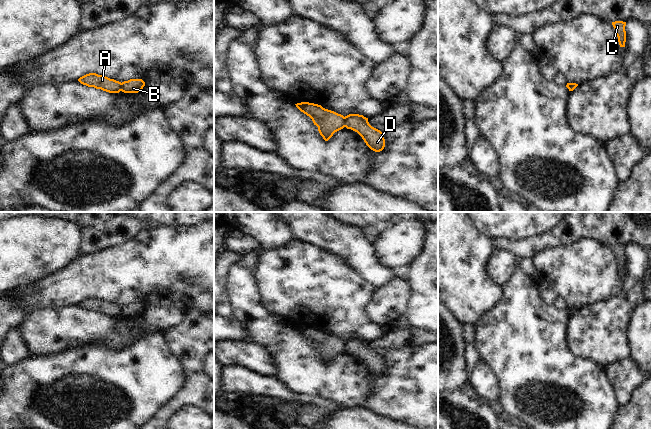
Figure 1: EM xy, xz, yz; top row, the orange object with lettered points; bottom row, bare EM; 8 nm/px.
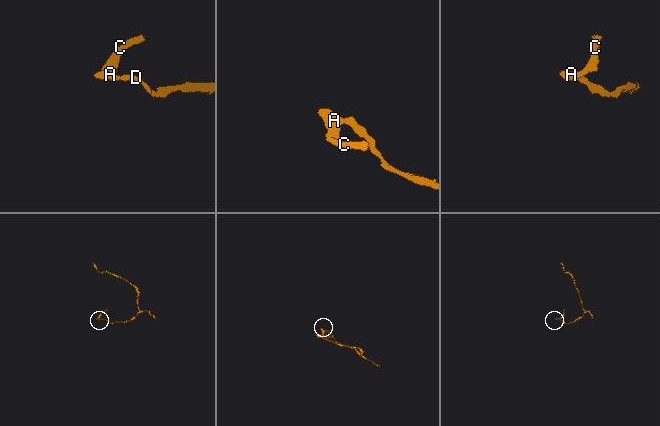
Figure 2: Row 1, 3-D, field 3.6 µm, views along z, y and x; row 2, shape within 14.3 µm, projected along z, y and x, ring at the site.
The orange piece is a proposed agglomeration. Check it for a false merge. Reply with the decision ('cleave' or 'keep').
cleave

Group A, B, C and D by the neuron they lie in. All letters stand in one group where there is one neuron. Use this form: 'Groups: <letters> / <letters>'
Groups: A C / B D

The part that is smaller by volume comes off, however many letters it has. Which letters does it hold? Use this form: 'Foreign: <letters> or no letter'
Foreign: A, C

